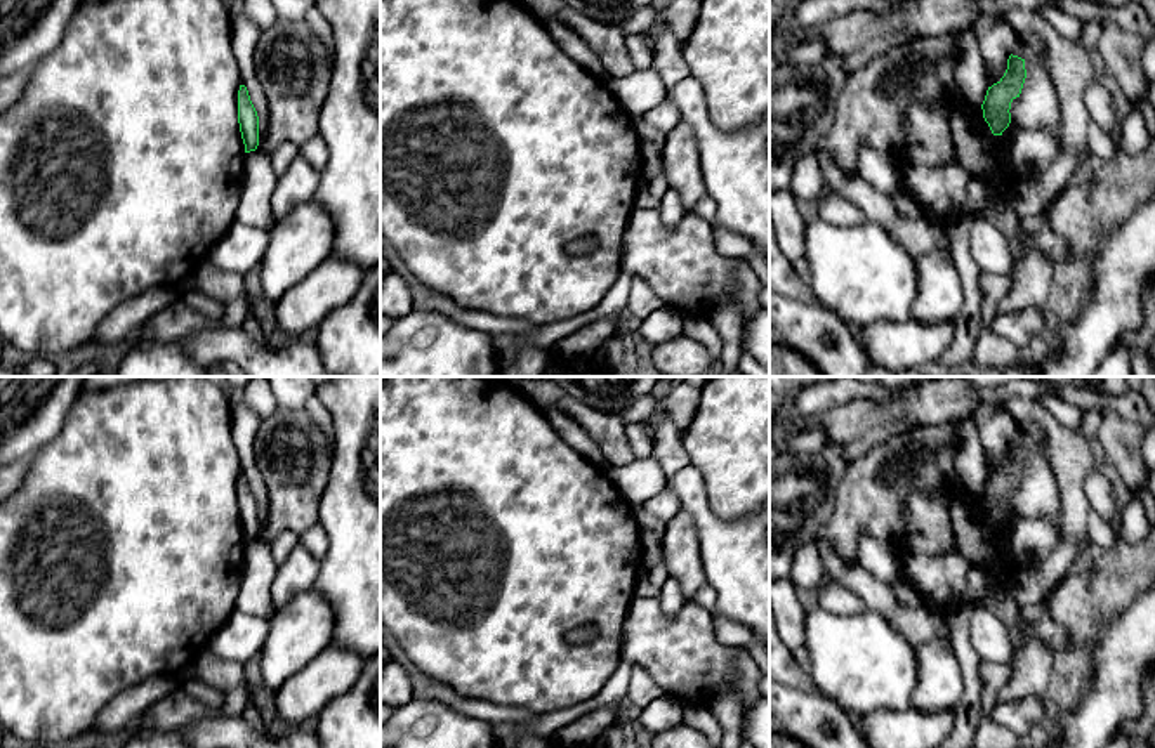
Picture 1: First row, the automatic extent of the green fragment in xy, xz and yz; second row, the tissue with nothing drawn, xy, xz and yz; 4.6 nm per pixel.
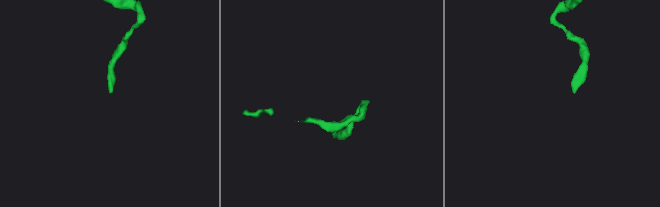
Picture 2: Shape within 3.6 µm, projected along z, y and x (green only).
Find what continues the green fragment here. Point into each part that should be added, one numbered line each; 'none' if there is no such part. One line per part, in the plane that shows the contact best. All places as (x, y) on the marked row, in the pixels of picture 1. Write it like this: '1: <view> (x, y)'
none

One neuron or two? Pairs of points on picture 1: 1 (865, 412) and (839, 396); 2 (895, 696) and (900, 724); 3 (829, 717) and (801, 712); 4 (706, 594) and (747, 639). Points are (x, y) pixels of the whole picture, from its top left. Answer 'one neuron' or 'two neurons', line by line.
1: two neurons
2: two neurons
3: one neuron
4: one neuron

